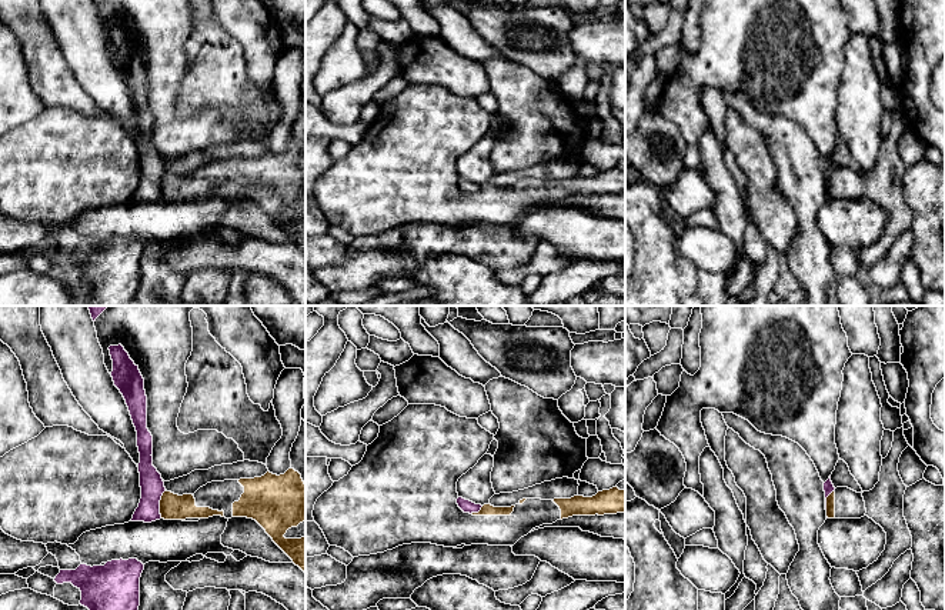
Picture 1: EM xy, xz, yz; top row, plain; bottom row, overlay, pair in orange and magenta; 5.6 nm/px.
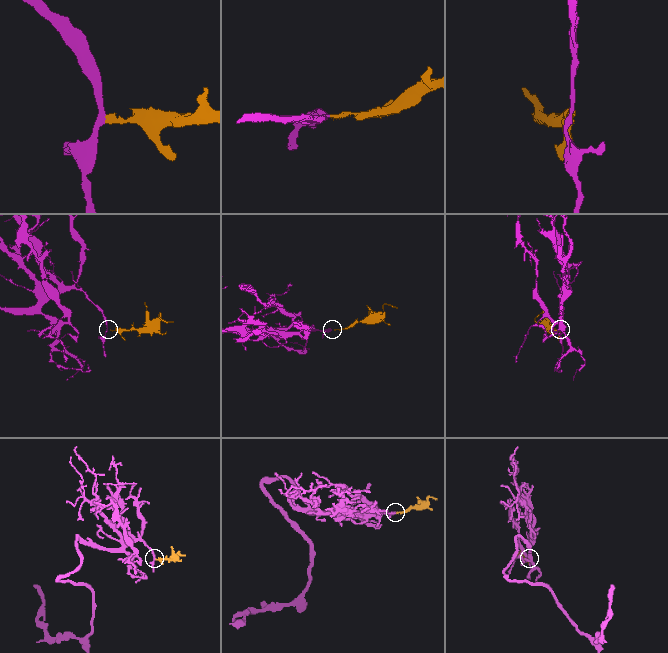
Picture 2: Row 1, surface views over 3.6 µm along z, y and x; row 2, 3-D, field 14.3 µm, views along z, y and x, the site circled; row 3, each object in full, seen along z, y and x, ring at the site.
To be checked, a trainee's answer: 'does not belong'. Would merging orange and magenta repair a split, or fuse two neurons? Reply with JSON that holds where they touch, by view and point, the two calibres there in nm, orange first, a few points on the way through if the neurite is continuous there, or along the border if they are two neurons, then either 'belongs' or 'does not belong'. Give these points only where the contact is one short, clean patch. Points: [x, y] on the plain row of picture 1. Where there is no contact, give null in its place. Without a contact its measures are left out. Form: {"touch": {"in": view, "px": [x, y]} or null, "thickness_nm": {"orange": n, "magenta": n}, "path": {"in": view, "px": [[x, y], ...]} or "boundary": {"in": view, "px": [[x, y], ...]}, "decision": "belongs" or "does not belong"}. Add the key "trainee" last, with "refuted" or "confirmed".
{"touch": {"in": "xy", "px": [160, 184]}, "thickness_nm": {"orange": 140, "magenta": 130}, "boundary": {"in": "xy", "px": [[166, 170], [160, 179], [160, 197]]}, "decision": "does not belong", "trainee": "confirmed"}

